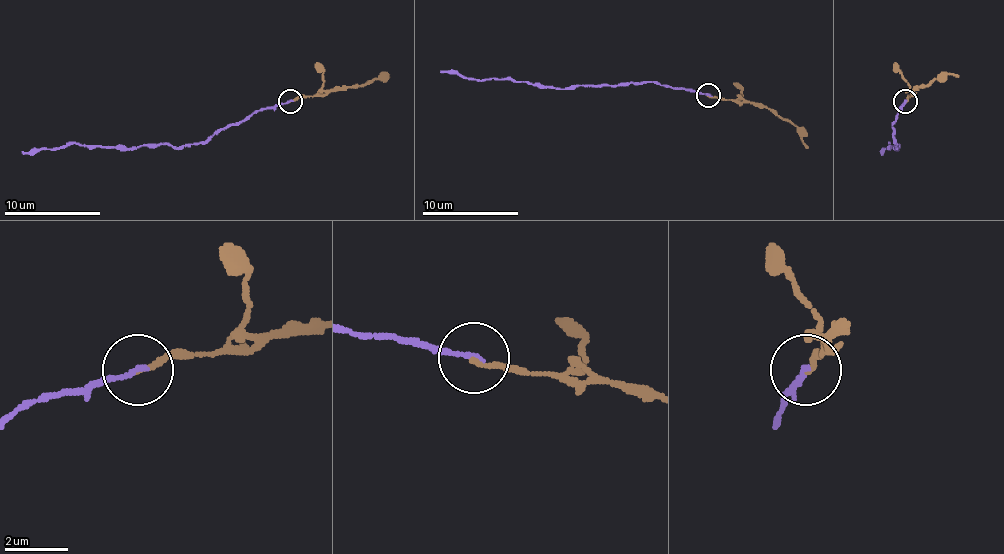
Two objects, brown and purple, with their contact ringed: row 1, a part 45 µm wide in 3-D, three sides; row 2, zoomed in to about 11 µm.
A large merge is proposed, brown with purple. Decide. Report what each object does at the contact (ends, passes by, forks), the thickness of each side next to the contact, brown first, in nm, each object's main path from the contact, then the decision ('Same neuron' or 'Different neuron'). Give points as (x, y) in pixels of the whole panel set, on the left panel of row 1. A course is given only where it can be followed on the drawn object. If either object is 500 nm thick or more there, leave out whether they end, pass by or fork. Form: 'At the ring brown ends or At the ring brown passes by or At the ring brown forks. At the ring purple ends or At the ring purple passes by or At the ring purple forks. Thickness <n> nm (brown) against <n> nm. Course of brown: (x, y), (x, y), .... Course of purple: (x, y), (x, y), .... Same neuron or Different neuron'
At the ring brown ends. At the ring purple ends. Thickness 170 nm (brown) against 160 nm. Course of brown: (289, 100), (356, 88), (383, 74), (390, 76). Course of purple: (289, 100), (272, 107), (260, 107), (198, 143), (66, 143), (61, 148), (22, 151). Same neuron

